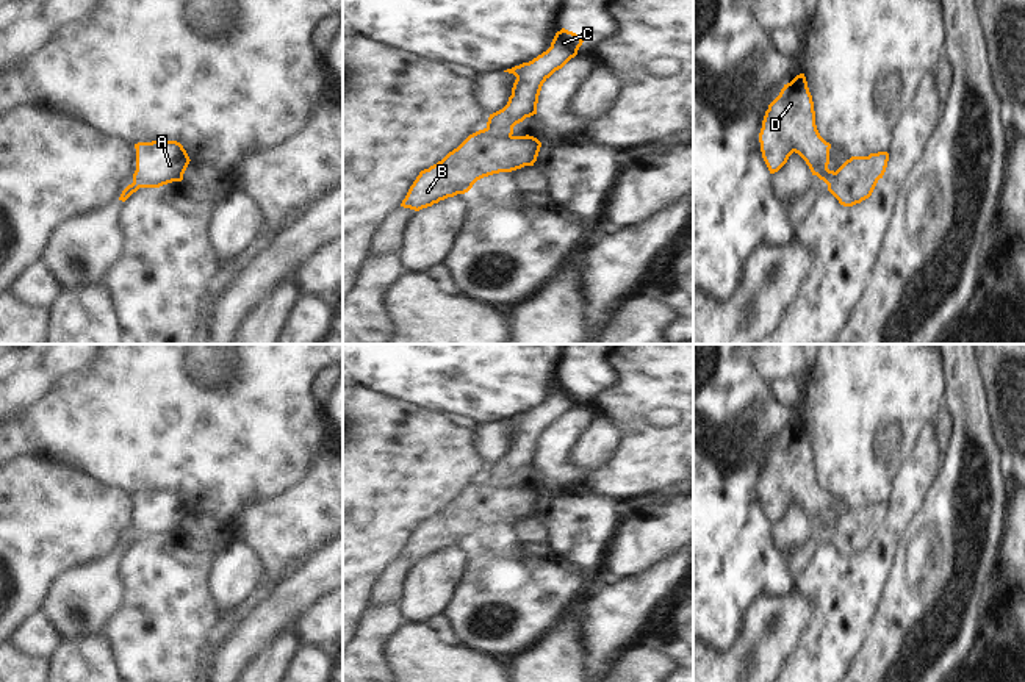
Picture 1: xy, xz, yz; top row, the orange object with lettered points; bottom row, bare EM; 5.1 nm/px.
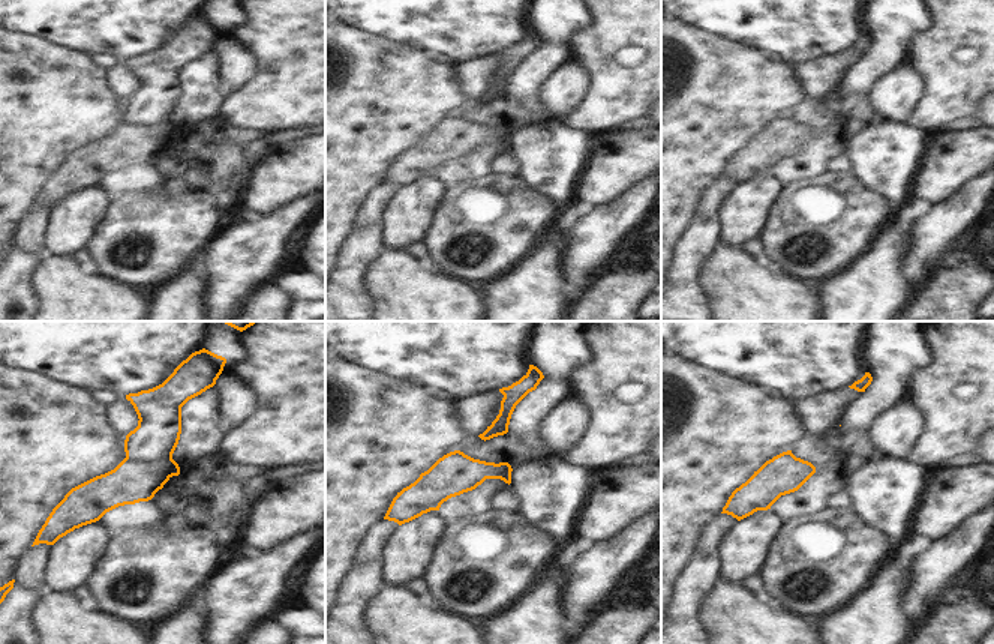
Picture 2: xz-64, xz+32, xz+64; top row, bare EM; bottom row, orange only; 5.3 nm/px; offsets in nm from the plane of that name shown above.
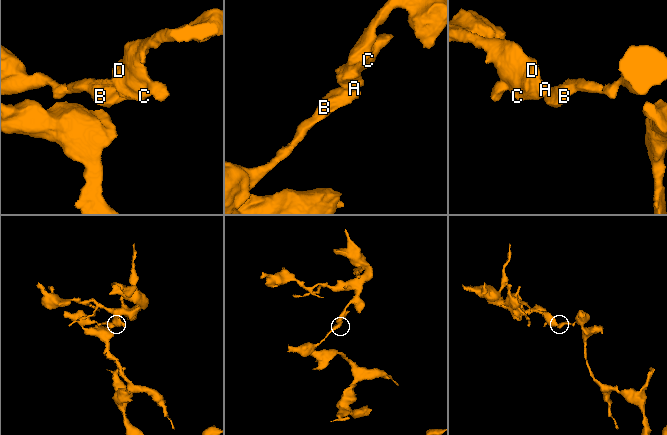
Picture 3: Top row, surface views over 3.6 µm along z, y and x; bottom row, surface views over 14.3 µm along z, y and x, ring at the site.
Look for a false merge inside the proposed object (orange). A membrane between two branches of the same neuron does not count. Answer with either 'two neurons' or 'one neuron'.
two neurons

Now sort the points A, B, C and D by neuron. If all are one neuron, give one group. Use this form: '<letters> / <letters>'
A C D / B

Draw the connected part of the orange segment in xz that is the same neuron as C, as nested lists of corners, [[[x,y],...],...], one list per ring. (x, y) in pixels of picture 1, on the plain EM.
[[[562,379],[546,402],[529,413],[504,421],[516,427],[512,446],[502,460],[490,465],[485,480],[495,488],[512,486],[516,474],[537,465],[543,433],[577,405],[582,393],[581,386]]]

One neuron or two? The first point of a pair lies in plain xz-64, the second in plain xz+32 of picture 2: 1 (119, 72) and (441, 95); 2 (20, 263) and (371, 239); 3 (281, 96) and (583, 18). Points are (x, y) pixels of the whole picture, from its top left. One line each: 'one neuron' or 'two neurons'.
1: two neurons
2: one neuron
3: two neurons

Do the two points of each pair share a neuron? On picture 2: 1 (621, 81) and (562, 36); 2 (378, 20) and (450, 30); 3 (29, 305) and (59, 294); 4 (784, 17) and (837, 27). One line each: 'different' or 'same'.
1: different
2: same
3: different
4: same

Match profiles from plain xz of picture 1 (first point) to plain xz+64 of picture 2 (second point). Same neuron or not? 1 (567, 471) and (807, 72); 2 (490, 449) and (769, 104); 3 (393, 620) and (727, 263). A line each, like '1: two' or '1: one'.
1: two
2: two
3: two

